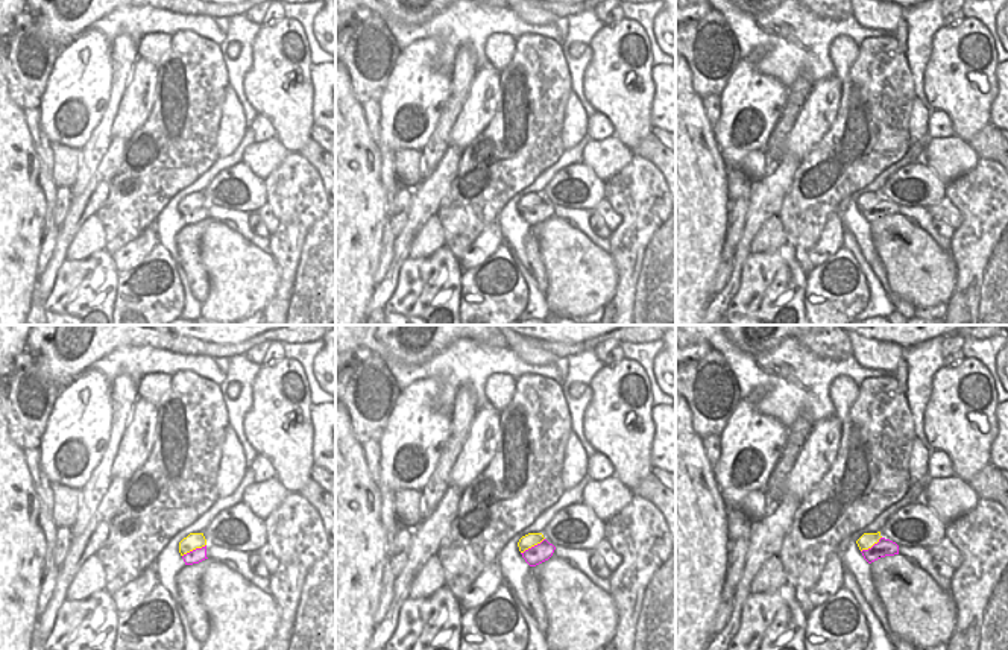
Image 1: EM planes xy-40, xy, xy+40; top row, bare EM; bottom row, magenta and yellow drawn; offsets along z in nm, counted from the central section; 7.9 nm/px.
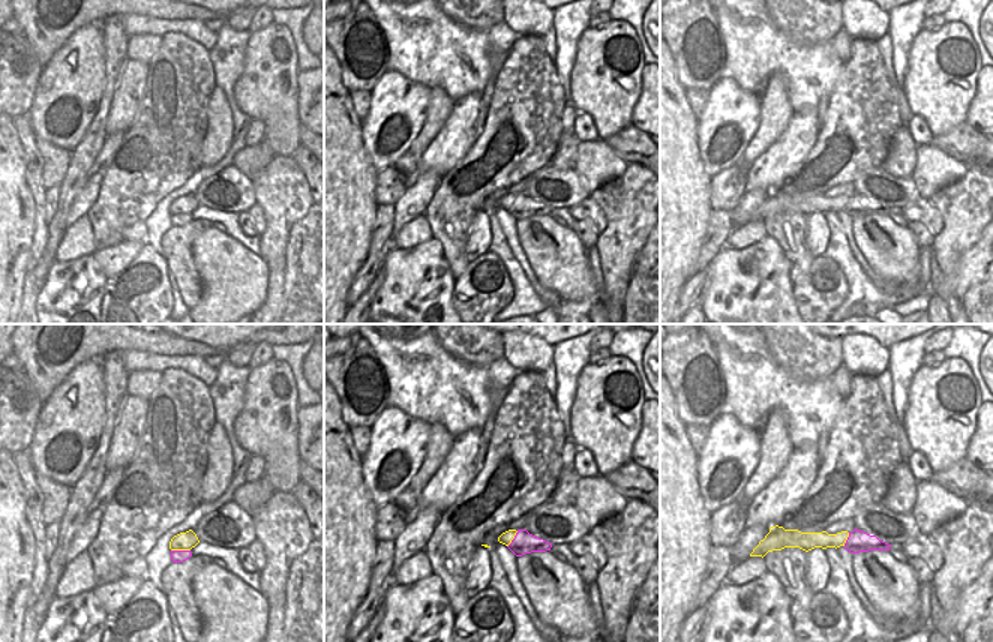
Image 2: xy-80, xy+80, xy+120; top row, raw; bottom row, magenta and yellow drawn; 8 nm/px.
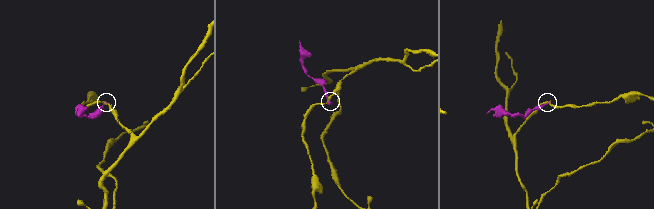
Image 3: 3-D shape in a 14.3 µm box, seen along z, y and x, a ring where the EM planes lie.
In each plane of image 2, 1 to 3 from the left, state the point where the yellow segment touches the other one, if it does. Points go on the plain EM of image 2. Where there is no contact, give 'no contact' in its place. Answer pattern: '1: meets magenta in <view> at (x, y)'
1: meets magenta in xy-80 at (180, 215)
2: meets magenta in xy+80 at (513, 203)
3: meets magenta in xy+120 at (846, 204)

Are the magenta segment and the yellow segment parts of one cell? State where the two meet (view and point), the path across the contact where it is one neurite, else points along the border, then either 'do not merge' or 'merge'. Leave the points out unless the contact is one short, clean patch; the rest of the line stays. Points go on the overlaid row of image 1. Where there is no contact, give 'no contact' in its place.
contact xy-40 (193, 550); do not merge

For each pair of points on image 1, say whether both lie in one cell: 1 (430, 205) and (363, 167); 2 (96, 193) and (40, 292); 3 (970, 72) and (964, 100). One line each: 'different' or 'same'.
1: different
2: same
3: same

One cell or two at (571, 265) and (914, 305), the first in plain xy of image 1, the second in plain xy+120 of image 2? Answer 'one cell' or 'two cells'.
two cells

